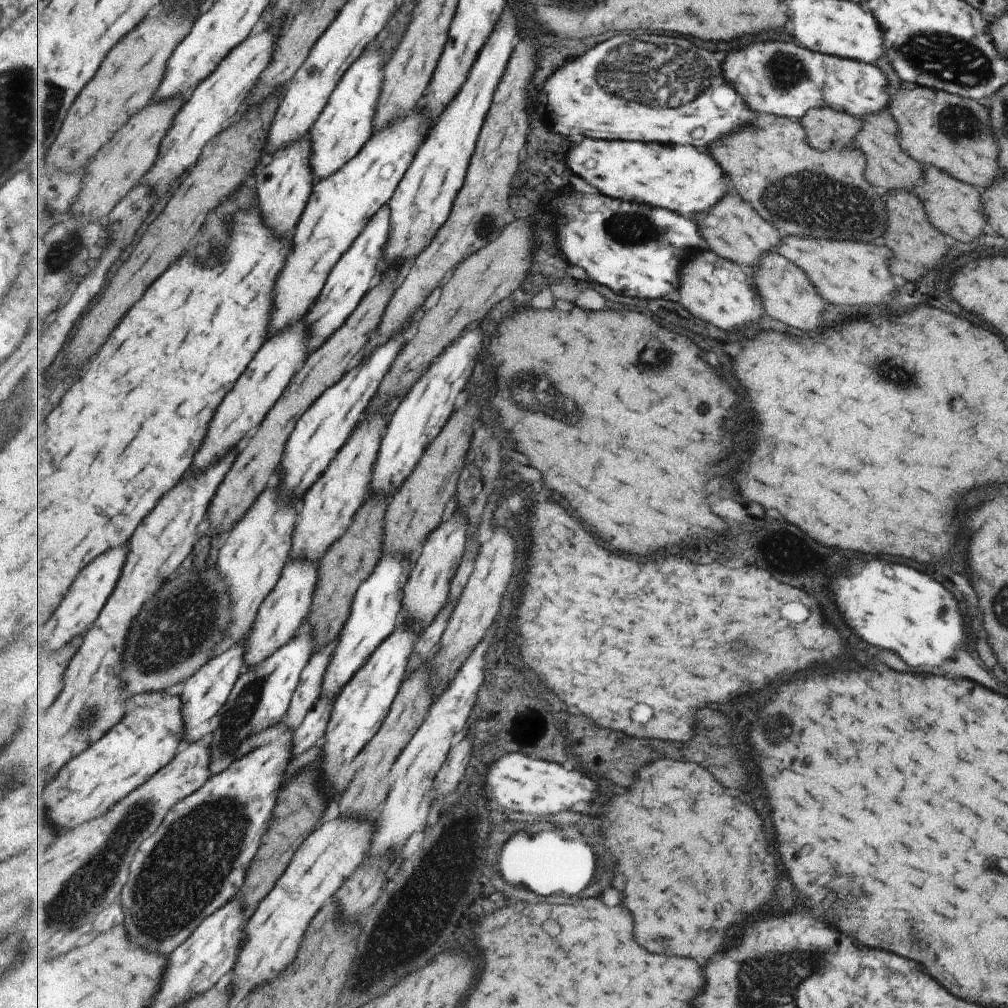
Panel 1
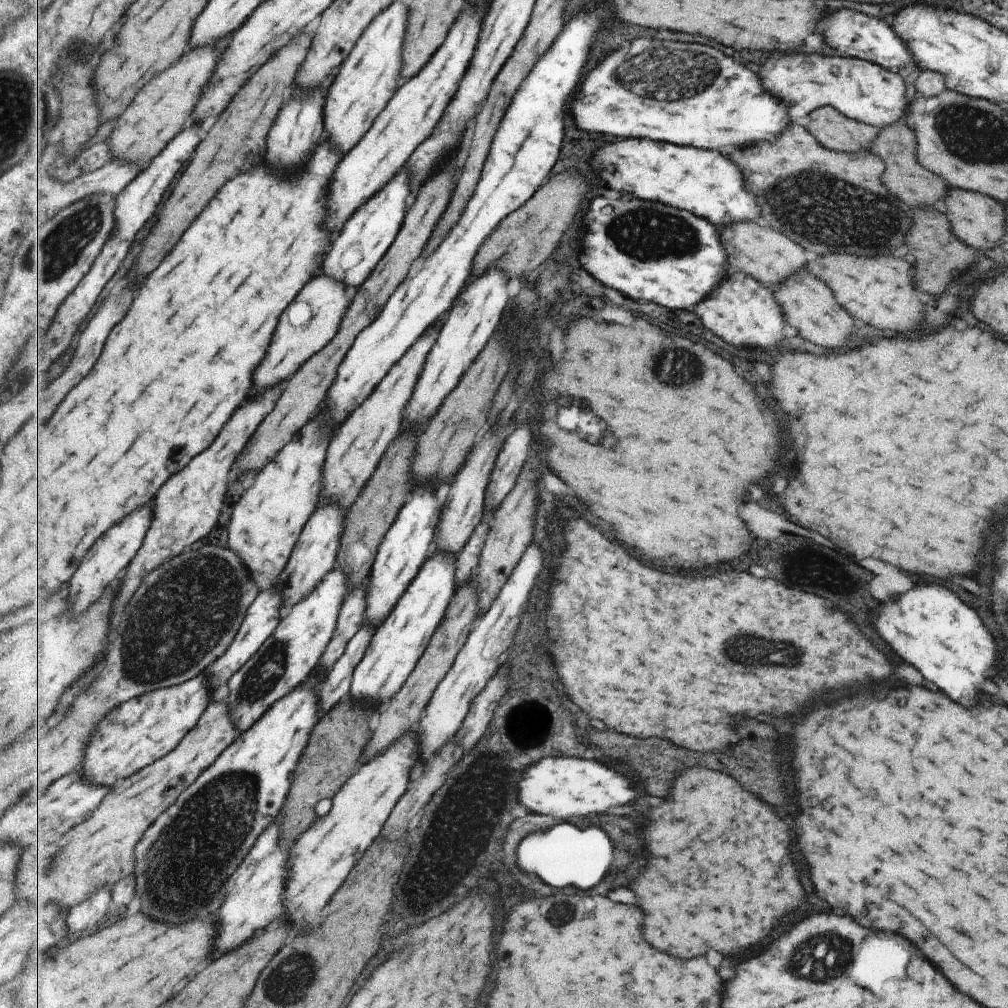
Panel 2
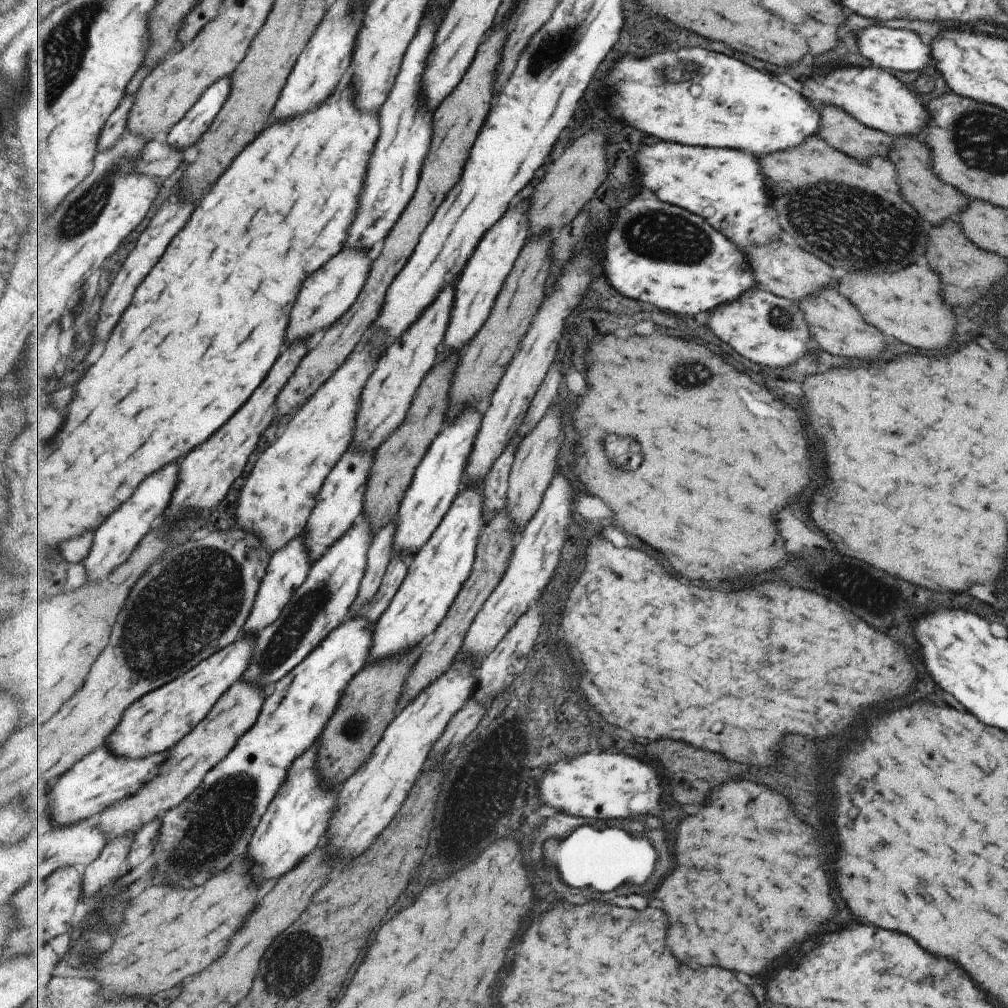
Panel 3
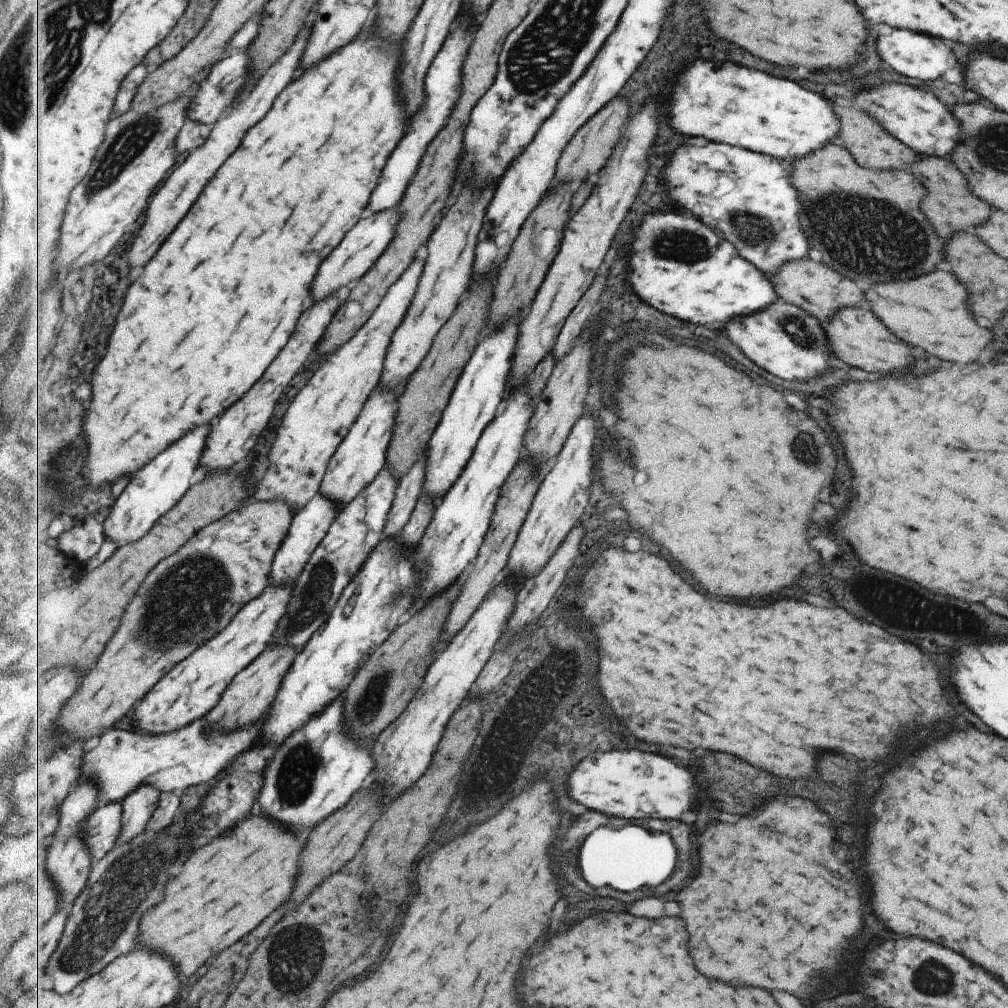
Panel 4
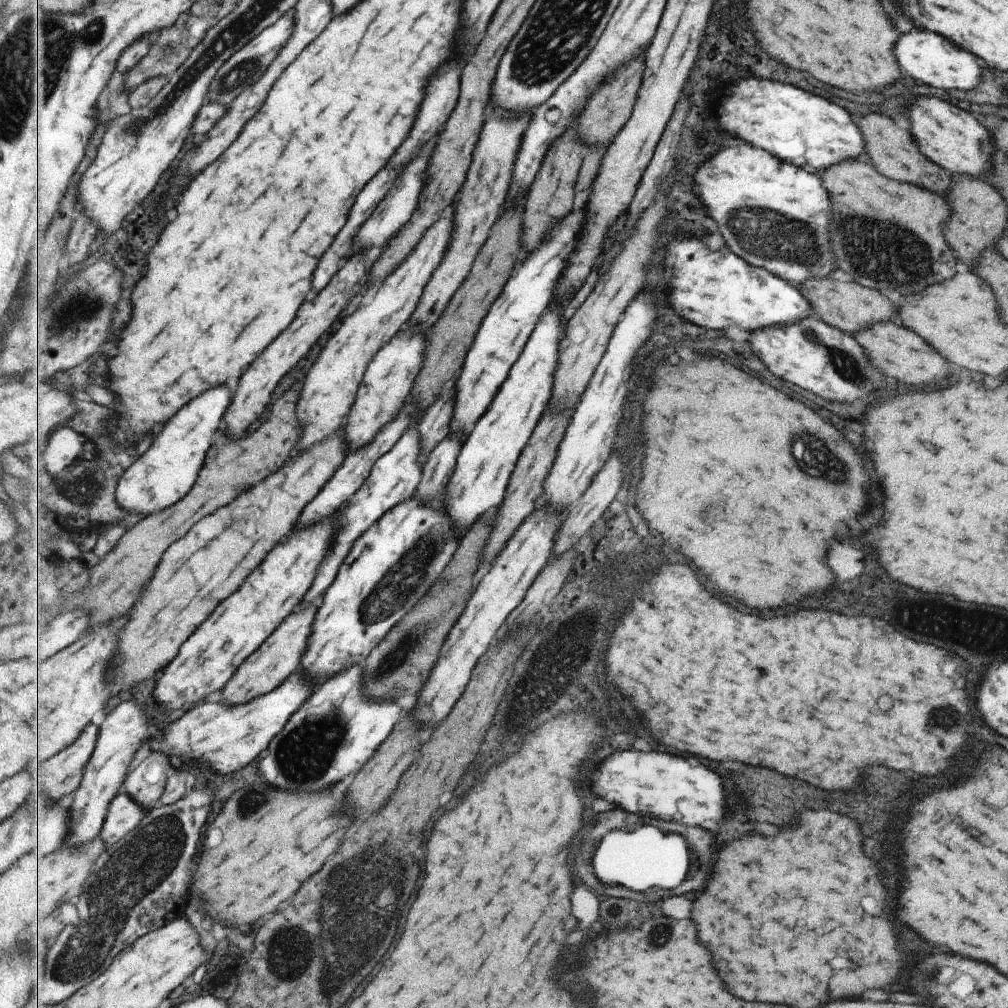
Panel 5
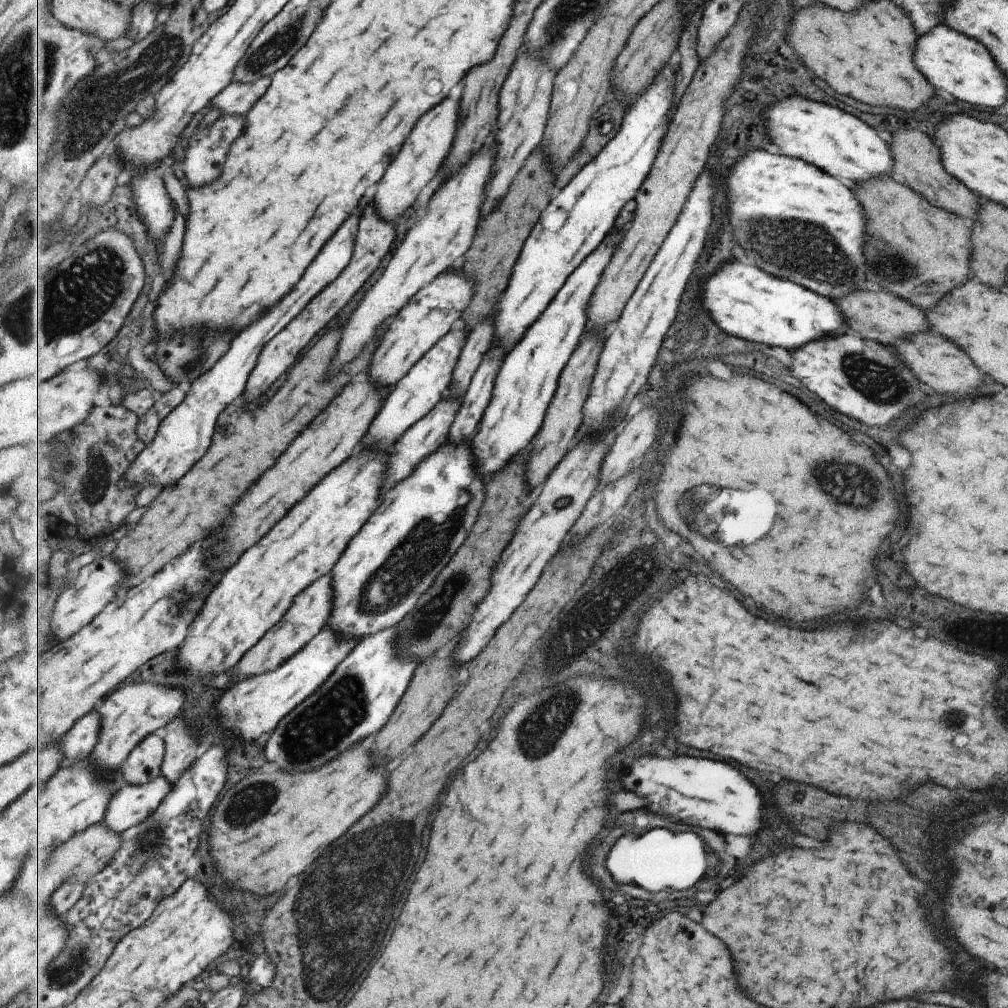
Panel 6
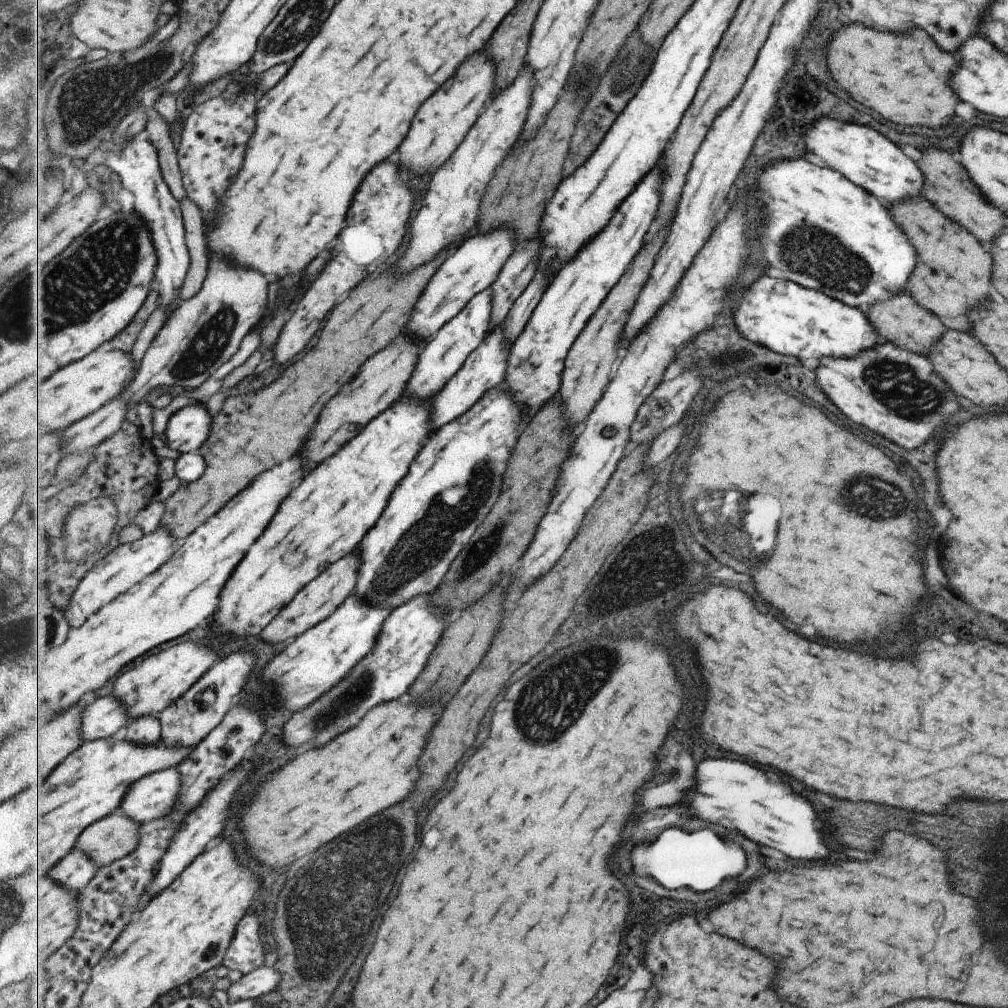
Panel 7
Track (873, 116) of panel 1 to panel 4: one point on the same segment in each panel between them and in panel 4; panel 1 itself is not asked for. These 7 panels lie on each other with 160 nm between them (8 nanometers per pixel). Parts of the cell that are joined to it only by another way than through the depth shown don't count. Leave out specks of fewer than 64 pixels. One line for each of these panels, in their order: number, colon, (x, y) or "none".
2: (902, 176)
3: (934, 201)
4: (947, 203)

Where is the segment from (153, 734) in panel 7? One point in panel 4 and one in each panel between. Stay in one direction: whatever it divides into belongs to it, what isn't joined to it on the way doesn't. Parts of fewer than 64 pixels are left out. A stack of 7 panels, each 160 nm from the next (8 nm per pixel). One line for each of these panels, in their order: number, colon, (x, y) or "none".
4: (138, 809)
5: (146, 784)
6: (144, 765)

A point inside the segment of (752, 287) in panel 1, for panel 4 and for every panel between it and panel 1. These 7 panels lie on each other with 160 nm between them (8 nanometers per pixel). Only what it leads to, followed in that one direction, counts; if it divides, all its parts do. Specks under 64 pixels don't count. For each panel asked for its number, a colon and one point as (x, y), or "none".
2: (742, 310)
3: (766, 328)
4: (782, 338)

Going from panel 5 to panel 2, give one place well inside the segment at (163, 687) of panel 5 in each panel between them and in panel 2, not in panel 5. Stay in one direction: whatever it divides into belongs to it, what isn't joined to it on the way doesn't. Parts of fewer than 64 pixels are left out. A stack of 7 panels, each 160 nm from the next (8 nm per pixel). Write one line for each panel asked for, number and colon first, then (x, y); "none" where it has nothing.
2: (136, 733)
3: (163, 717)
4: (188, 694)

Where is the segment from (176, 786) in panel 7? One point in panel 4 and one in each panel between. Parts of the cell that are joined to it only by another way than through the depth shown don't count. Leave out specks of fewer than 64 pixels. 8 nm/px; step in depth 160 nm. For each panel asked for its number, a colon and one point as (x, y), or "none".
4: (101, 830)
5: (125, 814)
6: (131, 805)

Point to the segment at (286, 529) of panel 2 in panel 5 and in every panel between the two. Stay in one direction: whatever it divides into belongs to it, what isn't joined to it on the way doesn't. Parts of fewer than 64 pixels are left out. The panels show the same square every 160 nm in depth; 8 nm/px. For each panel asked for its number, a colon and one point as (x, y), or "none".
3: (276, 503)
4: (326, 408)
5: (329, 394)

